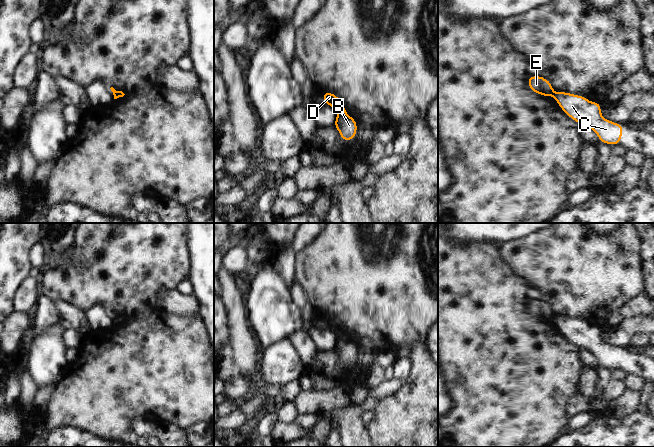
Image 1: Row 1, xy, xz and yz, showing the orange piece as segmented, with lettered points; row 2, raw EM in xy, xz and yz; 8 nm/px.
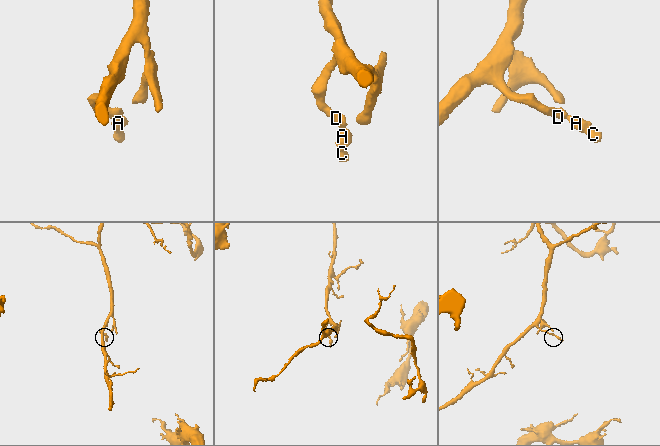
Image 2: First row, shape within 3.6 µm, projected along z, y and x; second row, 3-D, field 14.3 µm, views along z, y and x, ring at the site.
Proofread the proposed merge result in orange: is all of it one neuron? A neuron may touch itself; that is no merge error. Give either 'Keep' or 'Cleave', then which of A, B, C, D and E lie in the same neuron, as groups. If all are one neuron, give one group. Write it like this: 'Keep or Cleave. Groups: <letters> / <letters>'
Cleave. Groups: A B C / D E.

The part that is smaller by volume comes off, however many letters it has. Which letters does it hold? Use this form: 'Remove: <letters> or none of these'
Remove: A, B, C

